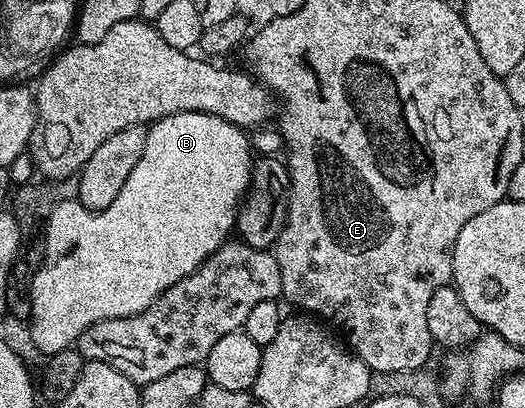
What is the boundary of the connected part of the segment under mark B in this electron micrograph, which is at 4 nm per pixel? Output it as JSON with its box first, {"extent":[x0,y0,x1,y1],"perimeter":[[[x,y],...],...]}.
{"extent":[28,112,251,356],"perimeter":[[[180,112],[153,123],[146,131],[144,156],[108,208],[89,210],[71,200],[61,202],[46,219],[42,265],[28,283],[31,344],[42,356],[69,350],[92,324],[144,312],[172,284],[196,272],[231,237],[239,205],[250,189],[251,169],[247,131],[220,116]]]}

